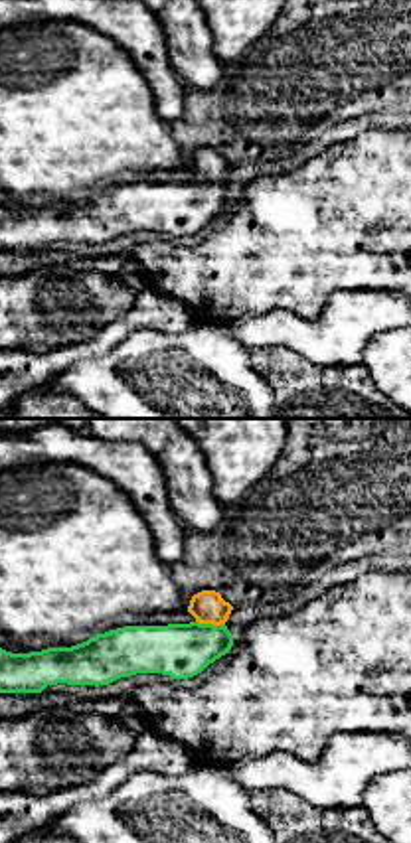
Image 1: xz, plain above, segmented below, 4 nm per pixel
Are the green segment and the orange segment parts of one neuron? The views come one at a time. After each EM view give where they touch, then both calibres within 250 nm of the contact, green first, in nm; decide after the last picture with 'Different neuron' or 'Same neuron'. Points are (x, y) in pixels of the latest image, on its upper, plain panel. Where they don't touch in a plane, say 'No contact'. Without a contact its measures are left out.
Touches green at (210, 182). Thickness 220 nm (green) against 140 nm

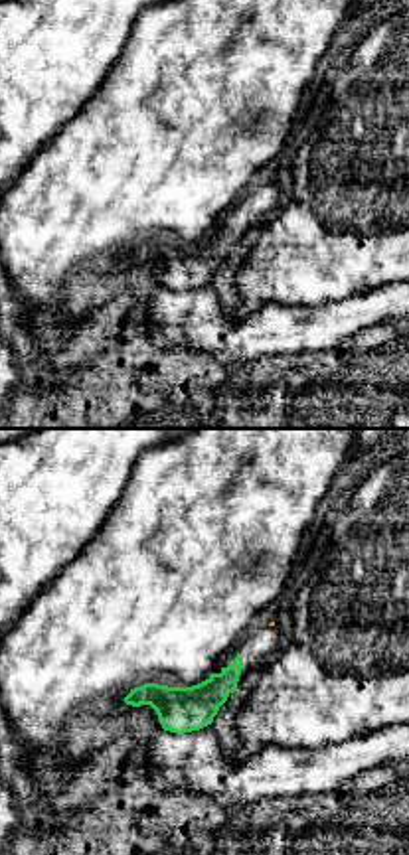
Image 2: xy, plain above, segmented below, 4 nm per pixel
No contact

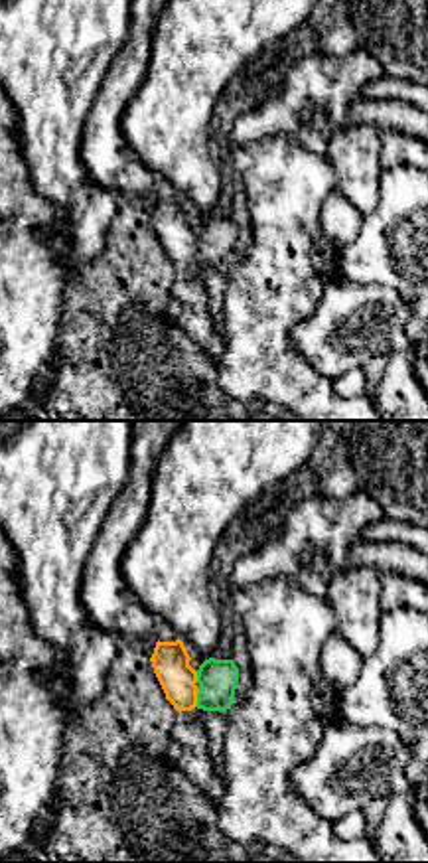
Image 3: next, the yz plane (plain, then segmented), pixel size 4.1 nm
Touches green at (198, 255). Thickness 160 nm (green) against 160 nm

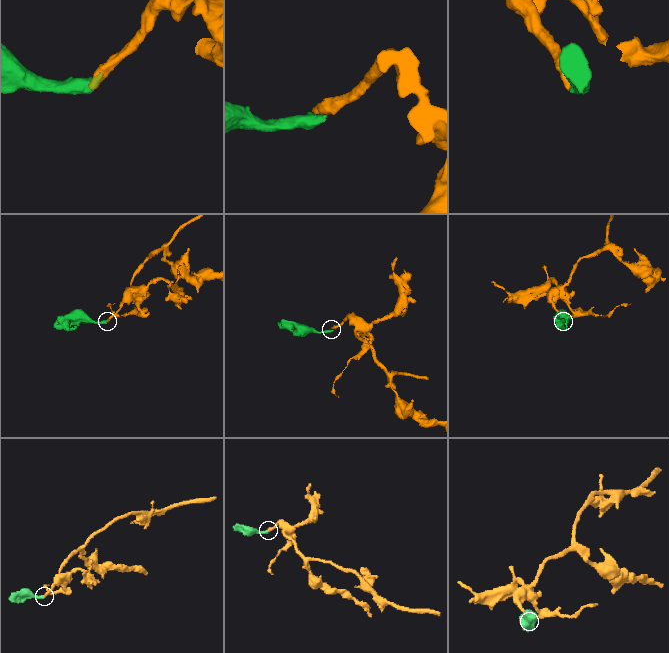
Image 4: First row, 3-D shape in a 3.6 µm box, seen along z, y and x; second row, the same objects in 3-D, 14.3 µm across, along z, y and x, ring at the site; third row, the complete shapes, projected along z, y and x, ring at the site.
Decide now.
Same neuron

